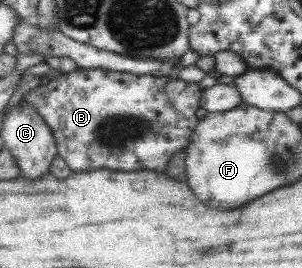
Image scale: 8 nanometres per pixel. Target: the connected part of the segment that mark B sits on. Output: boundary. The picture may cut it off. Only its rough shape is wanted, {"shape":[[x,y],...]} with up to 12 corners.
{"shape":[[84,69],[22,98],[73,173],[162,173],[201,92]]}

